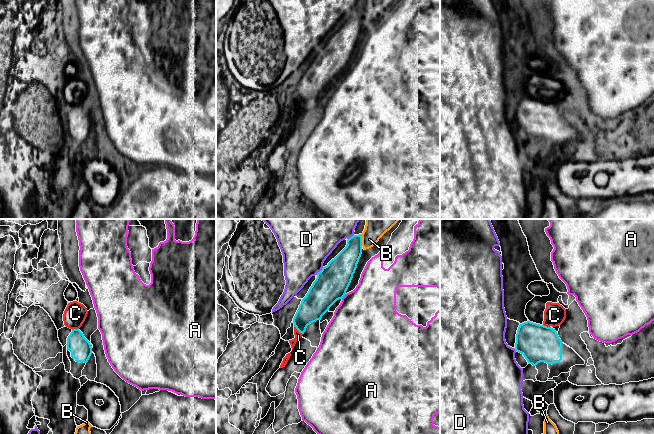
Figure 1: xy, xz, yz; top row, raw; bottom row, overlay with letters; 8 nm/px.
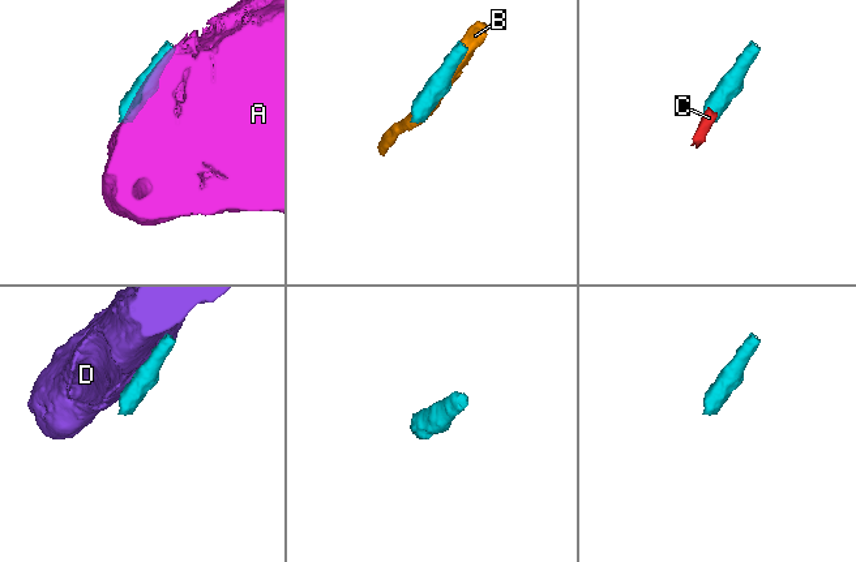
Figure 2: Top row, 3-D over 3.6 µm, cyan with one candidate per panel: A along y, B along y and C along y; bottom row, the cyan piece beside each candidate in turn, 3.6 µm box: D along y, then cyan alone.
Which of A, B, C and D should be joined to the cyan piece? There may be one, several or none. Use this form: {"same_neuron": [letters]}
{"same_neuron": []}

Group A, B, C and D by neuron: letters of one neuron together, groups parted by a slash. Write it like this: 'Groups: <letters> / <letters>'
Groups: A / B / C / D

